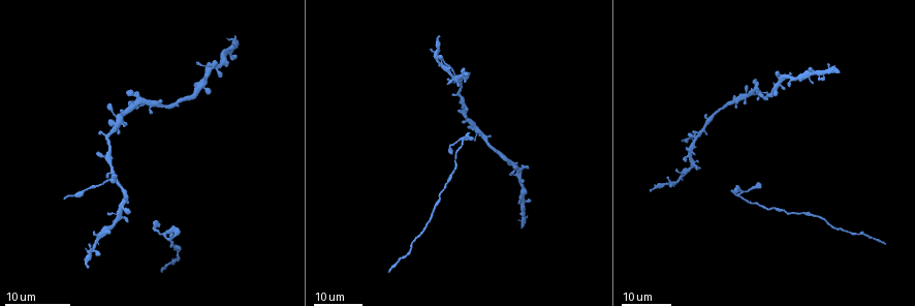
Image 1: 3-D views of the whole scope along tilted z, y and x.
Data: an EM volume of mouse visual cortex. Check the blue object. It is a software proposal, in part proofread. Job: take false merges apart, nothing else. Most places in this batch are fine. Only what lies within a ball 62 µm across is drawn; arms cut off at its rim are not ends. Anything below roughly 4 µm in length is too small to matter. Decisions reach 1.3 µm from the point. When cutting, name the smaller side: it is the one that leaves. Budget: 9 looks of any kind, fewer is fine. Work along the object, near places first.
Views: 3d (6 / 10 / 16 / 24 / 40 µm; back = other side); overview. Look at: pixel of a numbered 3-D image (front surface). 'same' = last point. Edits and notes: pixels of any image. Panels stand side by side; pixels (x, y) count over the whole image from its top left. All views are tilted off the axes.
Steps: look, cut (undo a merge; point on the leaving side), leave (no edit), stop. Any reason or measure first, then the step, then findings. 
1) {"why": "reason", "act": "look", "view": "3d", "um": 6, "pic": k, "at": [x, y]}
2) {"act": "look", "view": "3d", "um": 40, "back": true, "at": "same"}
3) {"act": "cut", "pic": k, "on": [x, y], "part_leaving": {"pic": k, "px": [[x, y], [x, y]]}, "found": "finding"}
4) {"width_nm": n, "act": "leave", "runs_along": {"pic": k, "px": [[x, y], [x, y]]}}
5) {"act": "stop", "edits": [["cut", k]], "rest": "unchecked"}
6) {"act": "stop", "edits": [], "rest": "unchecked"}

{"why": "four or more arms meet", "act": "look", "view": "3d", "um": 16, "pic": 1, "at": [700, 134]}

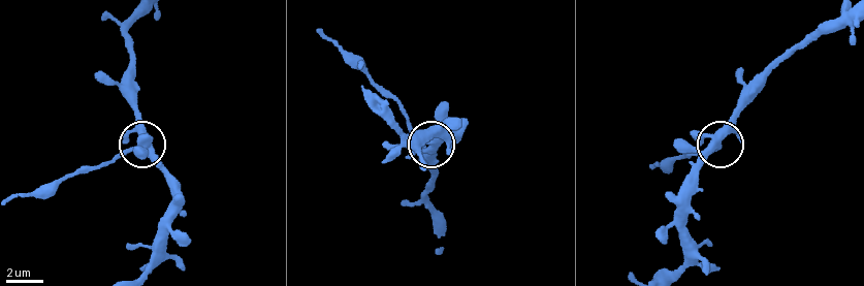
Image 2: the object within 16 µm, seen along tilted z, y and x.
{"why": "closer look", "act": "look", "view": "3d", "um": 10, "pic": 2, "at": [716, 143]}

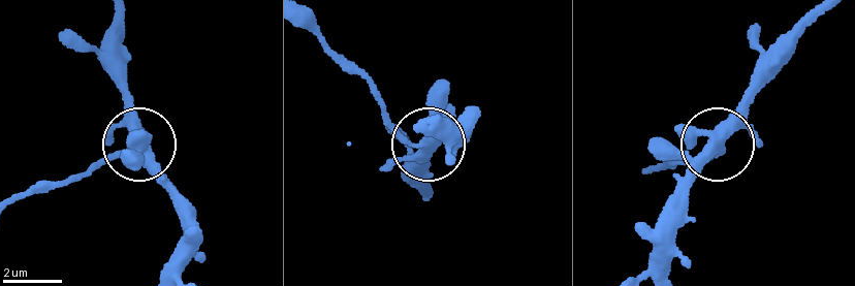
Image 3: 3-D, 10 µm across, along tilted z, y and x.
{"act": "cut", "pic": 3, "on": [90, 169], "found": "a second neuron is stuck on"}

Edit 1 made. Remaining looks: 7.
{"why": "see it whole again", "act": "look", "view": "overview"}

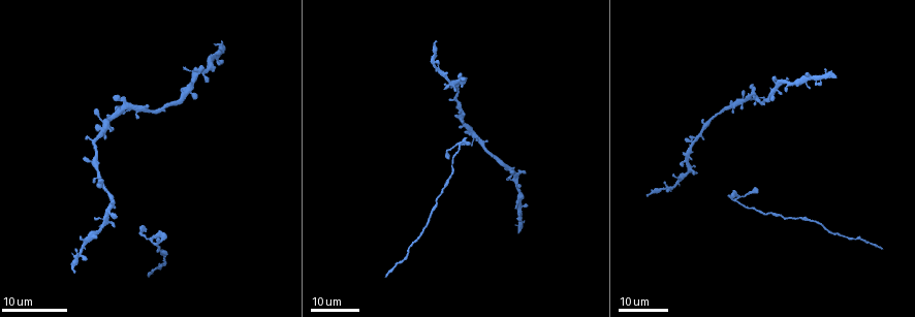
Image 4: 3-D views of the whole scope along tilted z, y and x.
{"why": "looks like a crossing", "act": "look", "view": "3d", "um": 16, "pic": 4, "at": [452, 84]}

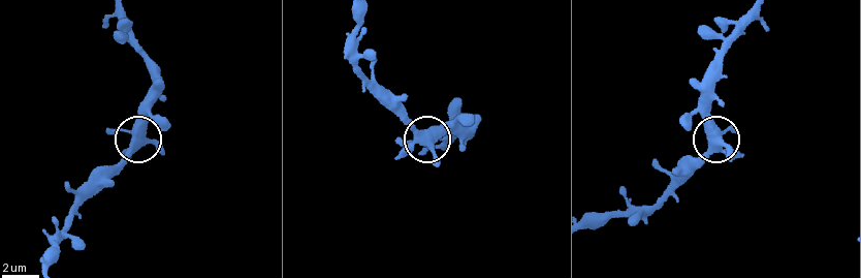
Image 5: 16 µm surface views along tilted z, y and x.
{"act": "look", "view": "3d", "um": 10, "pic": 5, "at": [722, 140]}

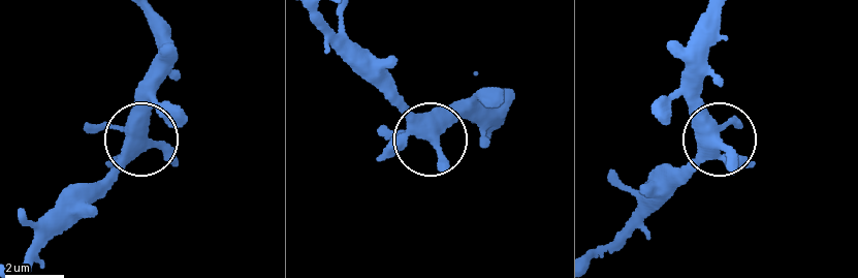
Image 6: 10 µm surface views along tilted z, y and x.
{"arms": 5, "act": "leave", "runs_along": {"pic": 6, "px": [[703, 90], [703, 116], [716, 144], [676, 190]]}, "found": "continuous, no second neuron"}

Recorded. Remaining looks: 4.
{"why": "three arms meet", "act": "look", "view": "3d", "um": 16, "pic": 4, "at": [154, 245]}

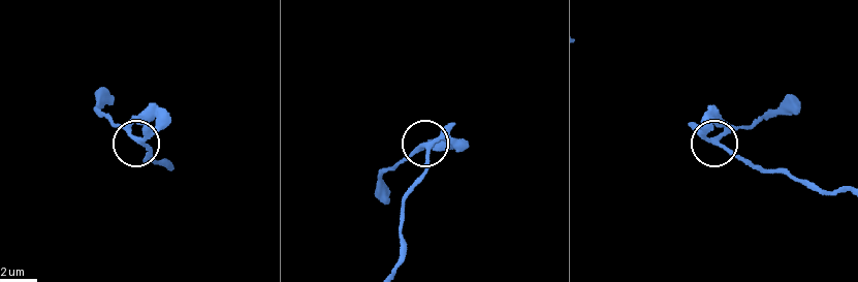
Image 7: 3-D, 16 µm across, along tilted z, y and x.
{"act": "look", "view": "3d", "um": 10, "pic": 7, "at": [718, 141]}

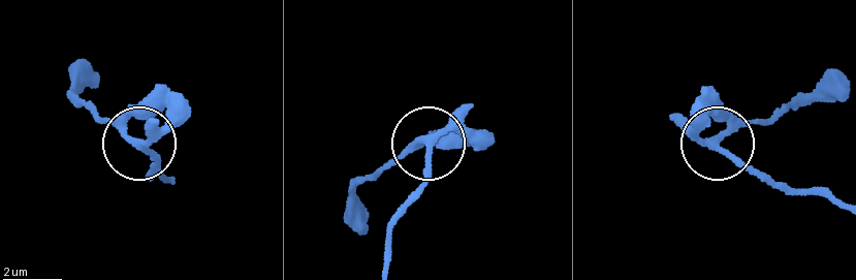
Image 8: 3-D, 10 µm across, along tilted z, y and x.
{"why": "from behind", "act": "look", "view": "3d", "um": 10, "back": true, "pic": 8, "at": [139, 142]}

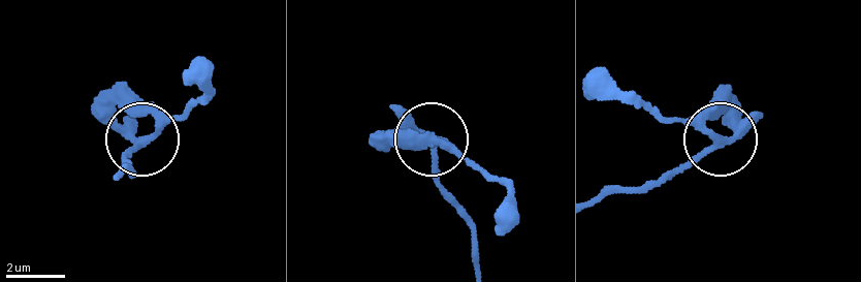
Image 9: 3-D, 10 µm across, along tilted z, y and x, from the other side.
{"arms": 3, "act": "leave", "found": "one neuron here"}

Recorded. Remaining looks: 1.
{"act": "stop", "edits": [["cut", 3]], "rest": "unchecked"}

